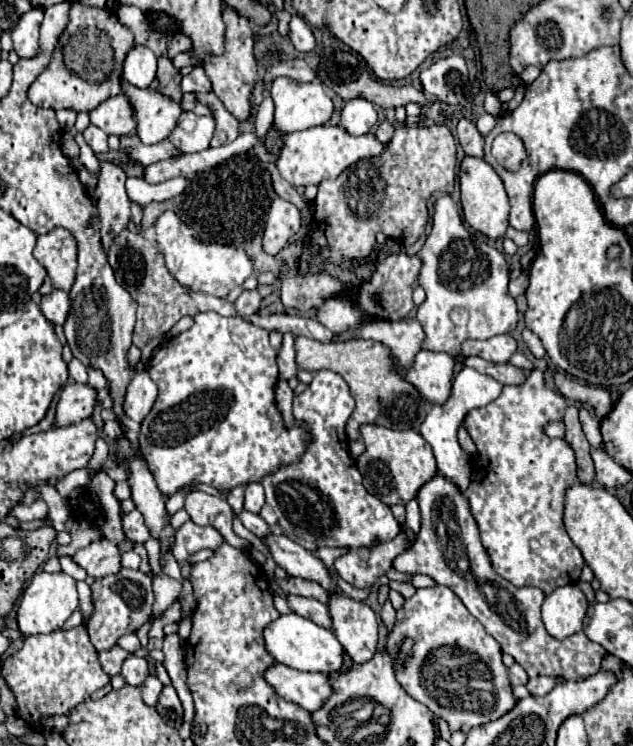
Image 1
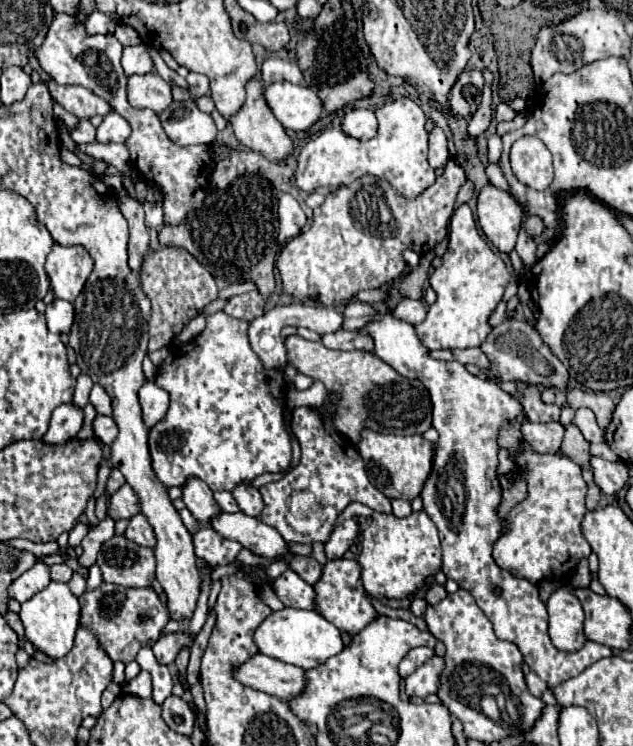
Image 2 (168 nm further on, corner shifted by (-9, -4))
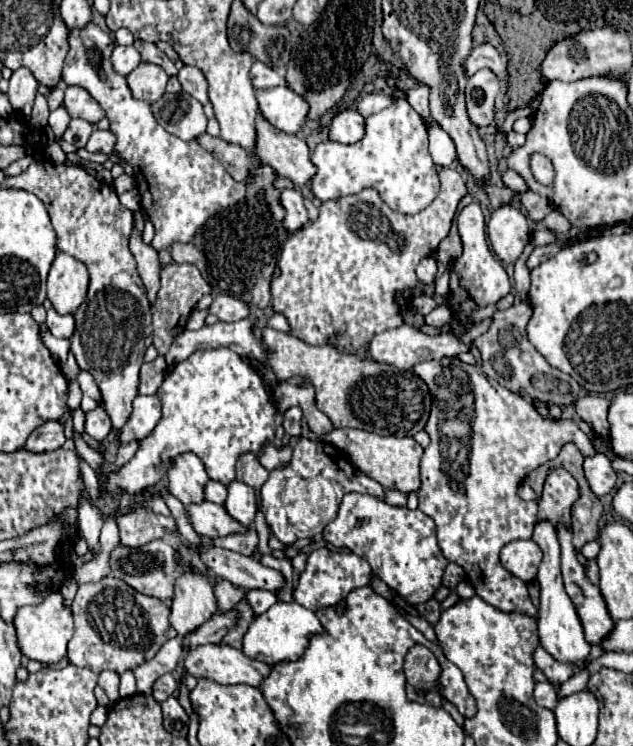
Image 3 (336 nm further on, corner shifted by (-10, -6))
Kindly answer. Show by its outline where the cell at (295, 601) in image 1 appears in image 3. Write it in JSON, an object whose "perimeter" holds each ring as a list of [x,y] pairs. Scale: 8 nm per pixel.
{"perimeter":[[[202,539],[202,545],[204,551],[200,553],[200,559],[216,577],[228,579],[244,589],[266,589],[272,593],[280,593],[284,589],[284,577],[280,571],[268,569],[252,557],[210,547],[208,539]]]}

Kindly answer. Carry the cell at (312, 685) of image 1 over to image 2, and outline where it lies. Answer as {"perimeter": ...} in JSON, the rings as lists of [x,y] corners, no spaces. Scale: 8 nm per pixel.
{"perimeter":[[[263,653],[253,655],[249,661],[233,669],[233,677],[251,689],[269,693],[285,701],[297,697],[305,687],[301,667],[277,661]]]}

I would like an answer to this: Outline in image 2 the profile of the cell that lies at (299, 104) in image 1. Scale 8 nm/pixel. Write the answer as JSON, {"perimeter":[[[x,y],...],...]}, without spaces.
{"perimeter":[[[289,81],[265,85],[263,97],[277,121],[291,131],[307,131],[323,111],[321,99],[313,89]]]}

